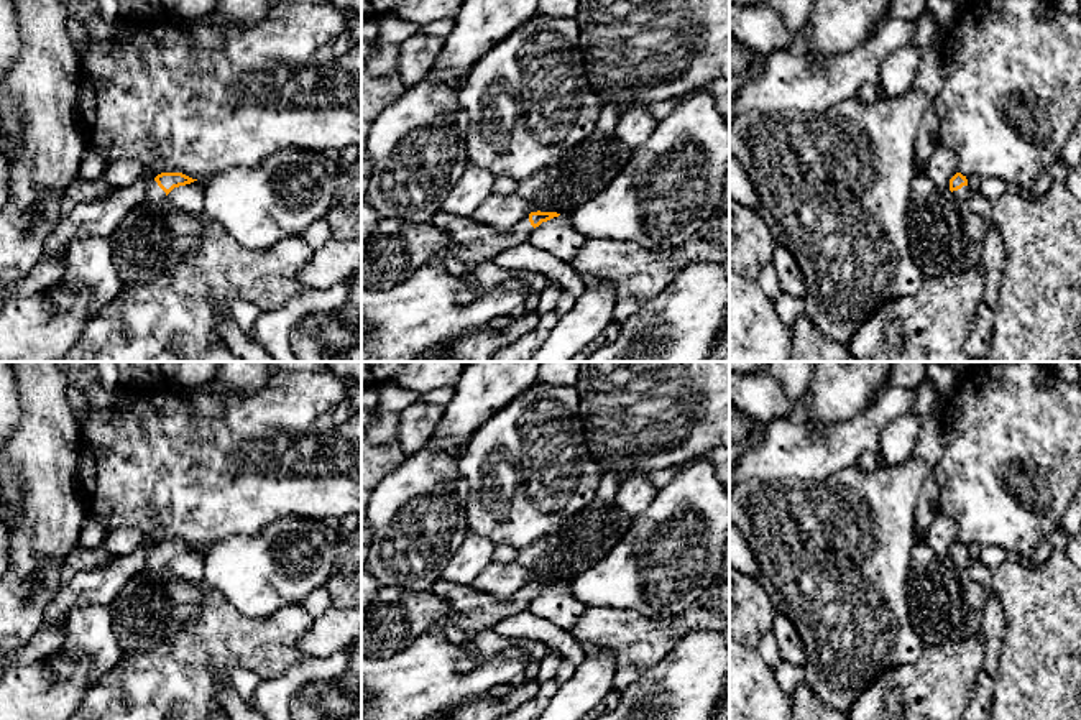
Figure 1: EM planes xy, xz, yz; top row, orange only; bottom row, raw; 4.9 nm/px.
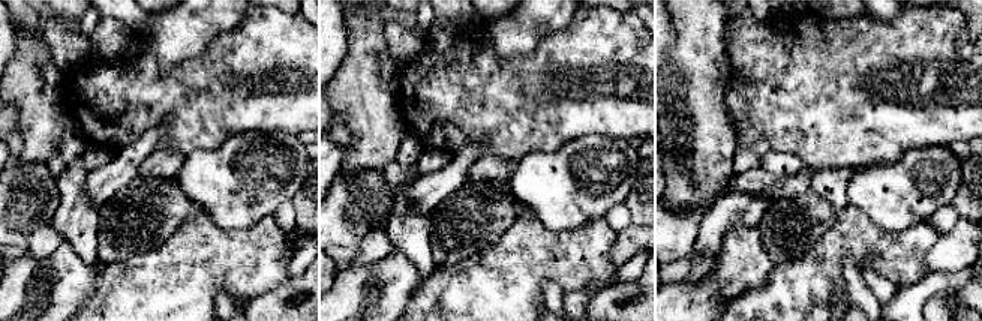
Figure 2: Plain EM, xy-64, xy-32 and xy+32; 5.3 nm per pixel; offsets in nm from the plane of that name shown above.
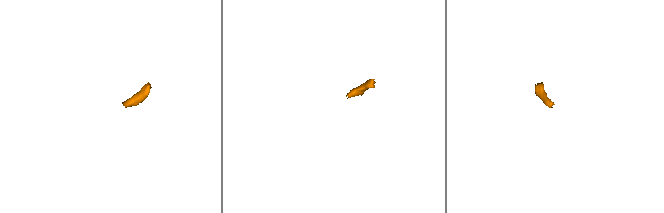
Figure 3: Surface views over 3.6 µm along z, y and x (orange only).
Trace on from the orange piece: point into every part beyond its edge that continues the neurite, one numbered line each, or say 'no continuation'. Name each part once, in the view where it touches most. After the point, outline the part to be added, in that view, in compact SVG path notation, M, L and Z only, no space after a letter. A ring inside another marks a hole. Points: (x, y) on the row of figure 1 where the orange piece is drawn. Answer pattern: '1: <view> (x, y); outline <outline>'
1: xy (153, 194); outline M153 179L145 192L143 205L146 204L156 204L163 199L166 199L166 192L158 186L158 182Z

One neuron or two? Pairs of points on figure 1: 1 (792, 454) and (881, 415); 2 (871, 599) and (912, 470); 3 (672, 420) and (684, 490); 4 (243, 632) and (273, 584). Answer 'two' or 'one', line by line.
1: one
2: one
3: two
4: two

